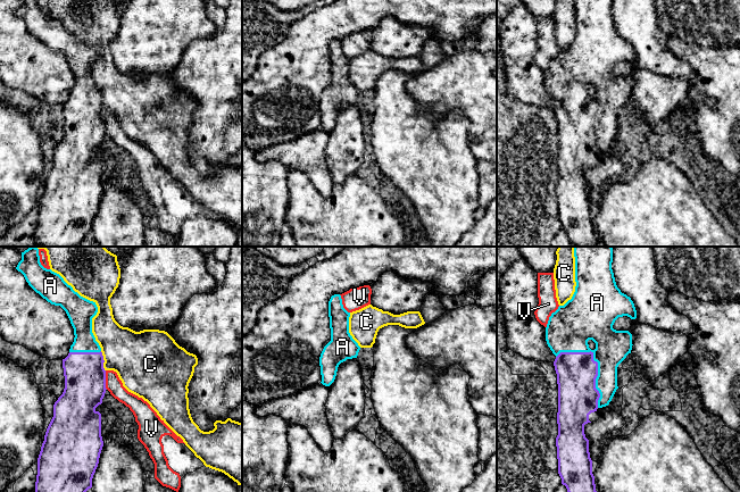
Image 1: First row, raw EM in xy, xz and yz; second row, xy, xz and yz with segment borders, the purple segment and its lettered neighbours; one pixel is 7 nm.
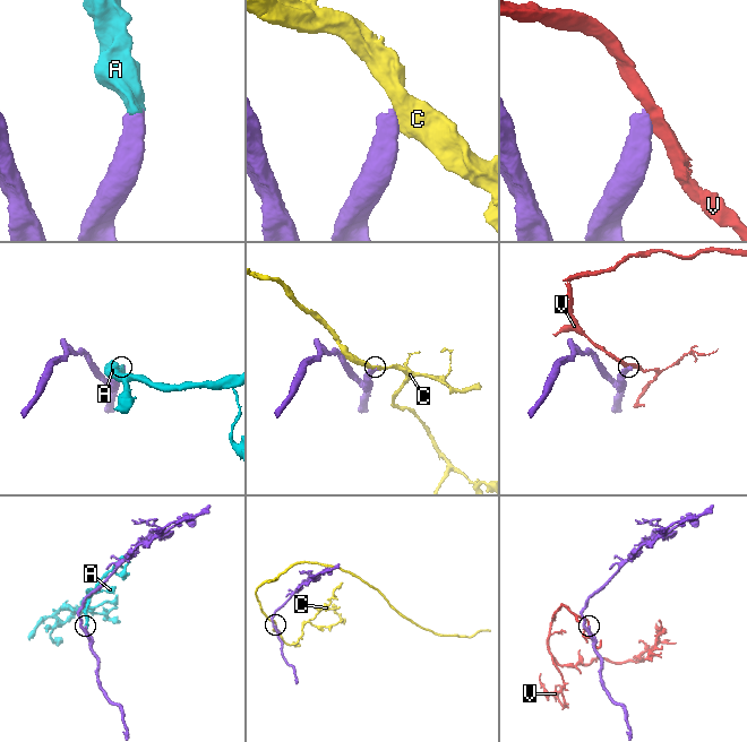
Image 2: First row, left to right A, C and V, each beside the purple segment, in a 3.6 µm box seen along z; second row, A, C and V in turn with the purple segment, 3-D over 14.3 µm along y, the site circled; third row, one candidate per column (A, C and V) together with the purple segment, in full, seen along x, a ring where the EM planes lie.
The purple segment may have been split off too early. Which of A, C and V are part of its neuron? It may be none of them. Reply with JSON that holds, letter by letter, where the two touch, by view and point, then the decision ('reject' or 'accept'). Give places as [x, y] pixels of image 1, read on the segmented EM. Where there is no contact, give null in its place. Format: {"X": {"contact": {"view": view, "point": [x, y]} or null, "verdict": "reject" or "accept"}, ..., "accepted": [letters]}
{"A": {"contact": {"view": "yz", "point": [597, 365]}, "verdict": "accept"}, "C": {"contact": {"view": "xy", "point": [104, 361]}, "verdict": "reject"}, "V": {"contact": {"view": "xy", "point": [105, 380]}, "verdict": "reject"}, "accepted": ["A"]}

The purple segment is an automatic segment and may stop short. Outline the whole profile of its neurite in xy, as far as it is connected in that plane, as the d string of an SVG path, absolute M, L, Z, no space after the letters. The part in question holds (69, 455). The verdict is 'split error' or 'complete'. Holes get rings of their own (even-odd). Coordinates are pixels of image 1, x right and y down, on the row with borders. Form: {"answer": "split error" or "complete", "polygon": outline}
{"answer": "split error", "polygon": "M30 247L22 252L22 260L16 269L36 293L66 311L75 335L68 356L63 359L65 389L53 405L53 417L38 458L35 492L86 492L92 487L92 478L103 447L101 414L95 408L102 403L107 390L106 370L101 348L92 333L92 318L97 315L98 307L95 302L75 292L59 274L44 268L36 247Z"}

